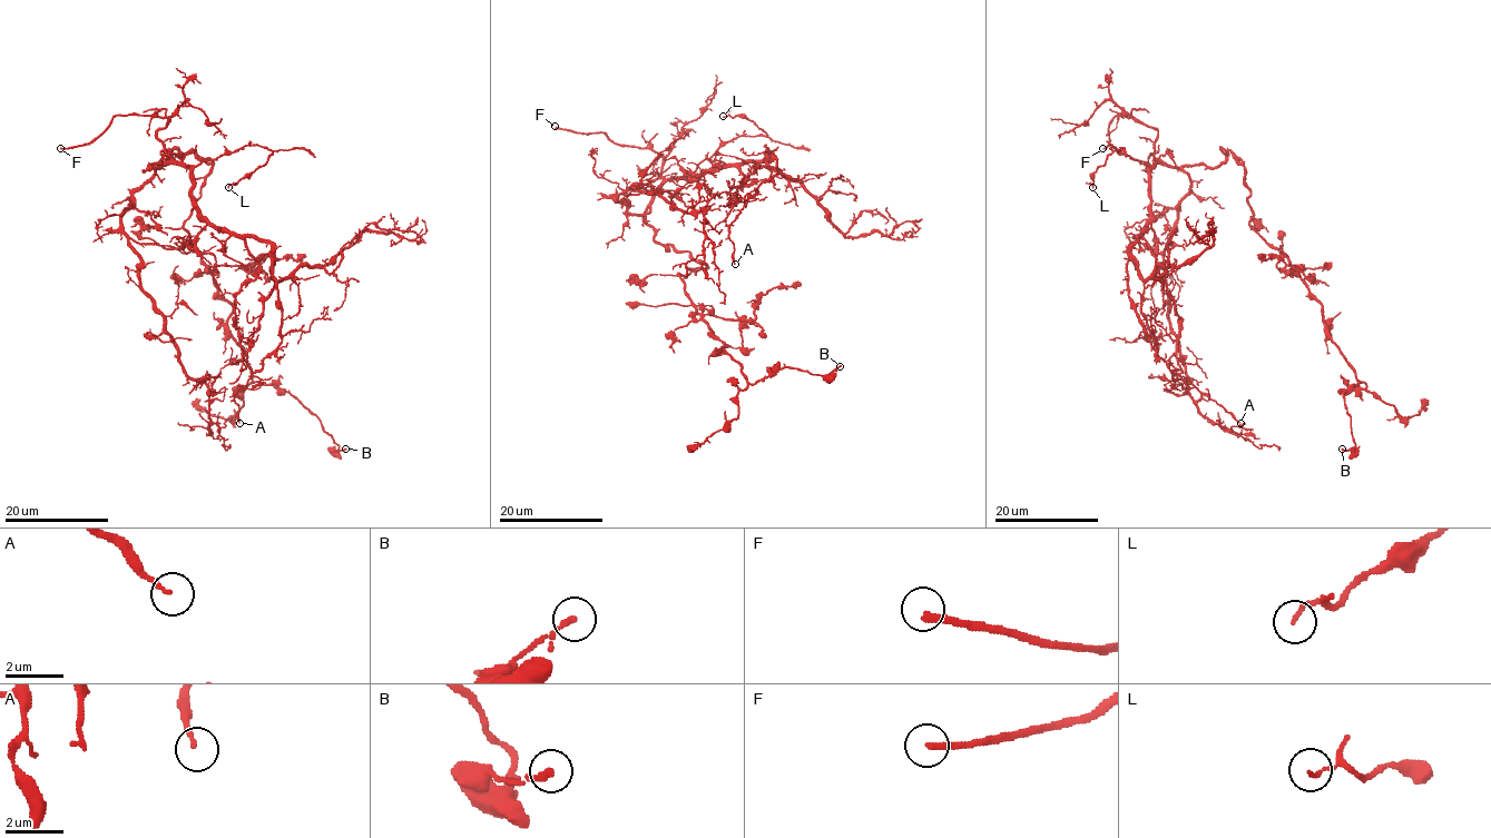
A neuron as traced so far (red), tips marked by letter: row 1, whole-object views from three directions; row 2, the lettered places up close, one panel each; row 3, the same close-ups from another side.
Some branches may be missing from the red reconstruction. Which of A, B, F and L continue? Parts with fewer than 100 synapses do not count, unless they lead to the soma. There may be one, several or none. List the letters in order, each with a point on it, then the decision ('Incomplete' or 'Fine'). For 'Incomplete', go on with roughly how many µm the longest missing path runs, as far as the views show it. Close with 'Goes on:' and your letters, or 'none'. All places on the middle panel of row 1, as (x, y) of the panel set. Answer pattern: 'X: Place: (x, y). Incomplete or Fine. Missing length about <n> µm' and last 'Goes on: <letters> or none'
A: Place: (735, 264). Fine
B: Place: (840, 366). Fine
F: Place: (555, 126). Incomplete. Missing length about 40 µm
L: Place: (723, 116). Fine
Goes on: F

